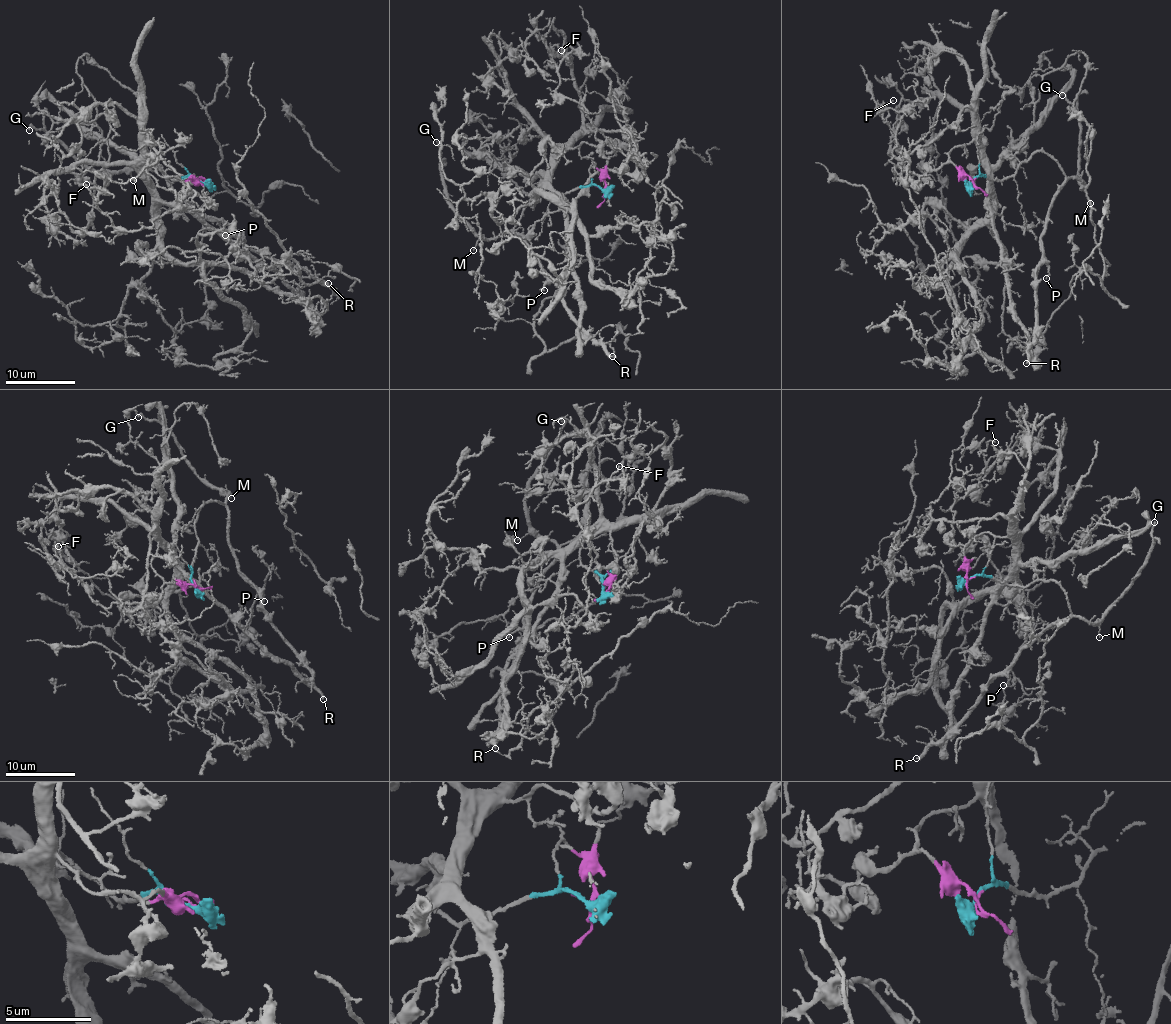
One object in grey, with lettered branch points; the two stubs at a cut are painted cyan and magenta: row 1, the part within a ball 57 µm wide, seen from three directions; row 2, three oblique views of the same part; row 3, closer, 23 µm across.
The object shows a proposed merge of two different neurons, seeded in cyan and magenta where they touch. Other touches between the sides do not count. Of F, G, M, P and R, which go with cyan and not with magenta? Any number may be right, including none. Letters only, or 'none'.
G, M, P, R

